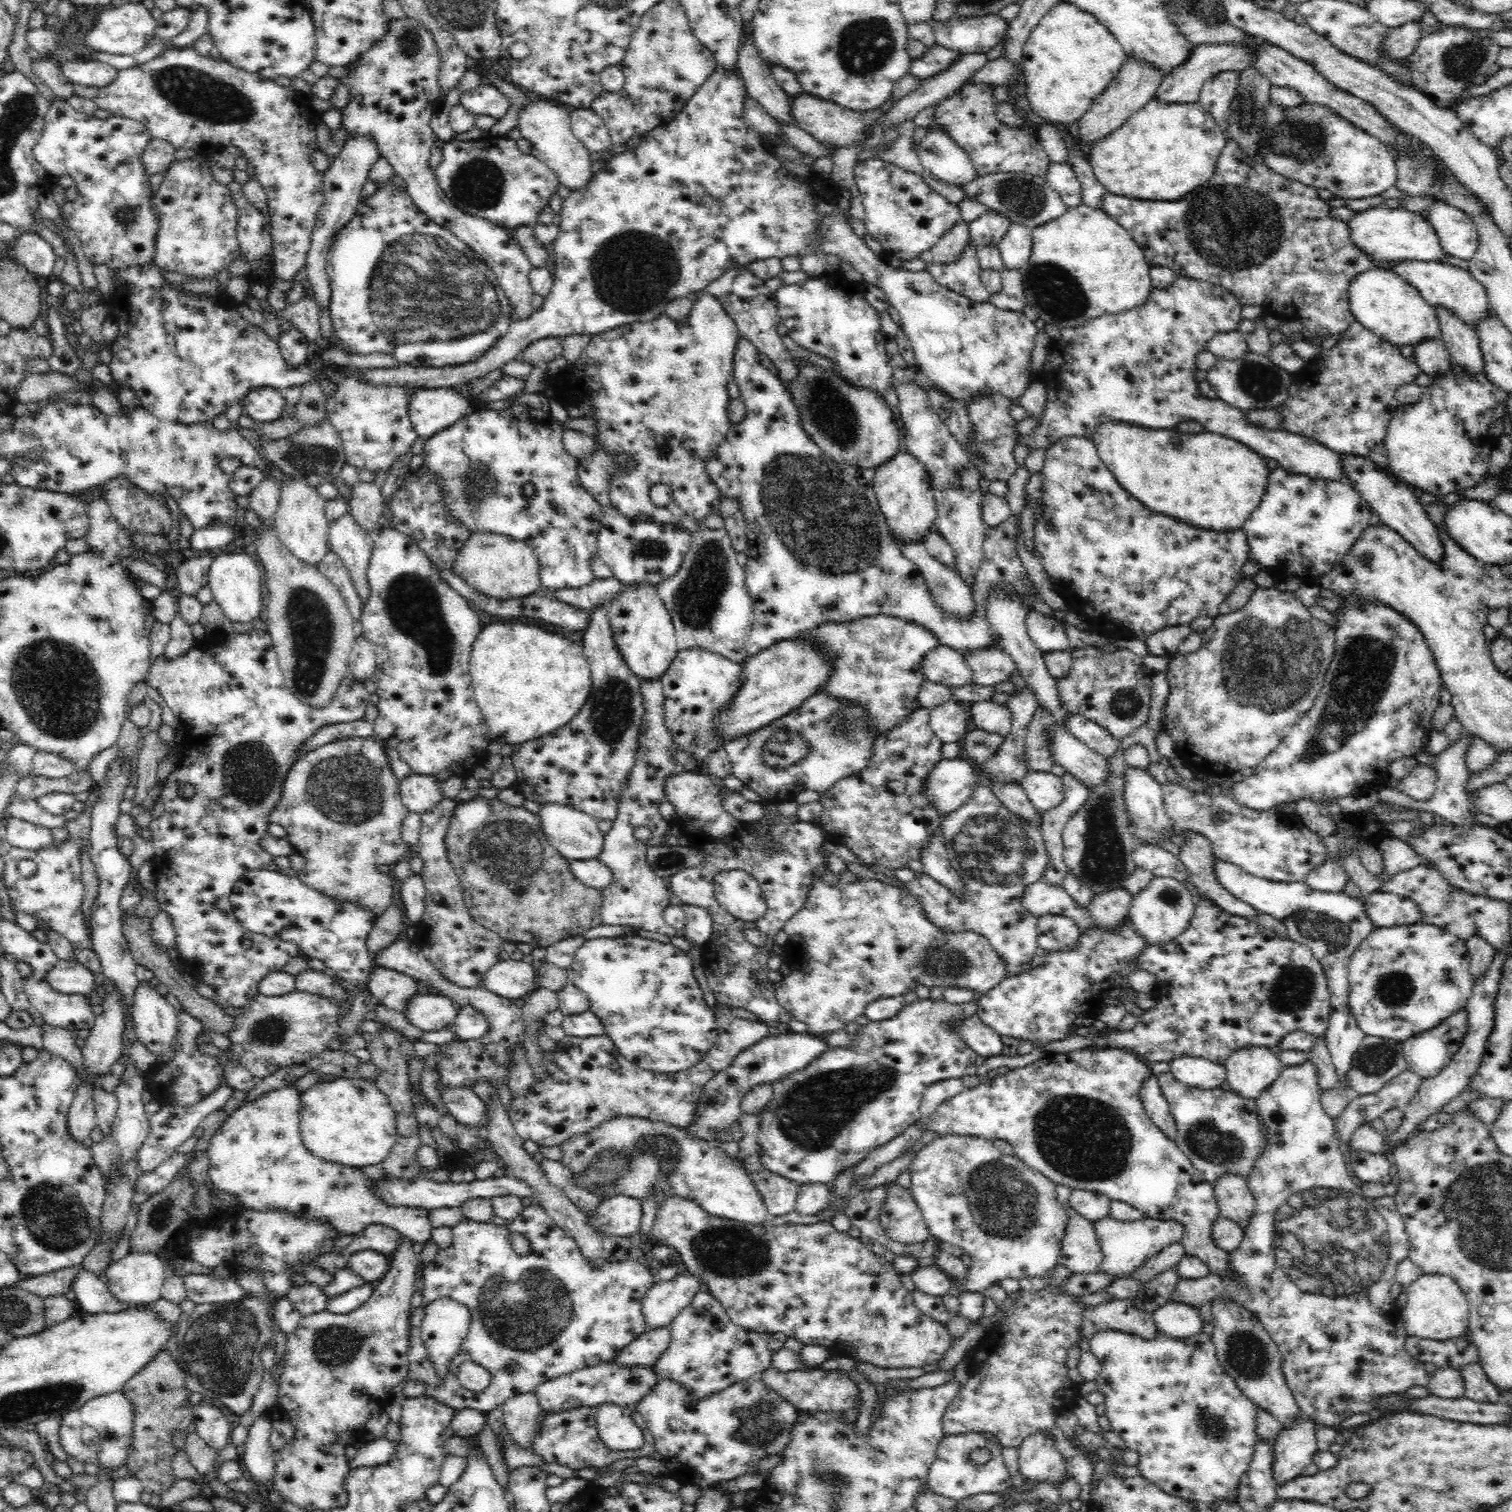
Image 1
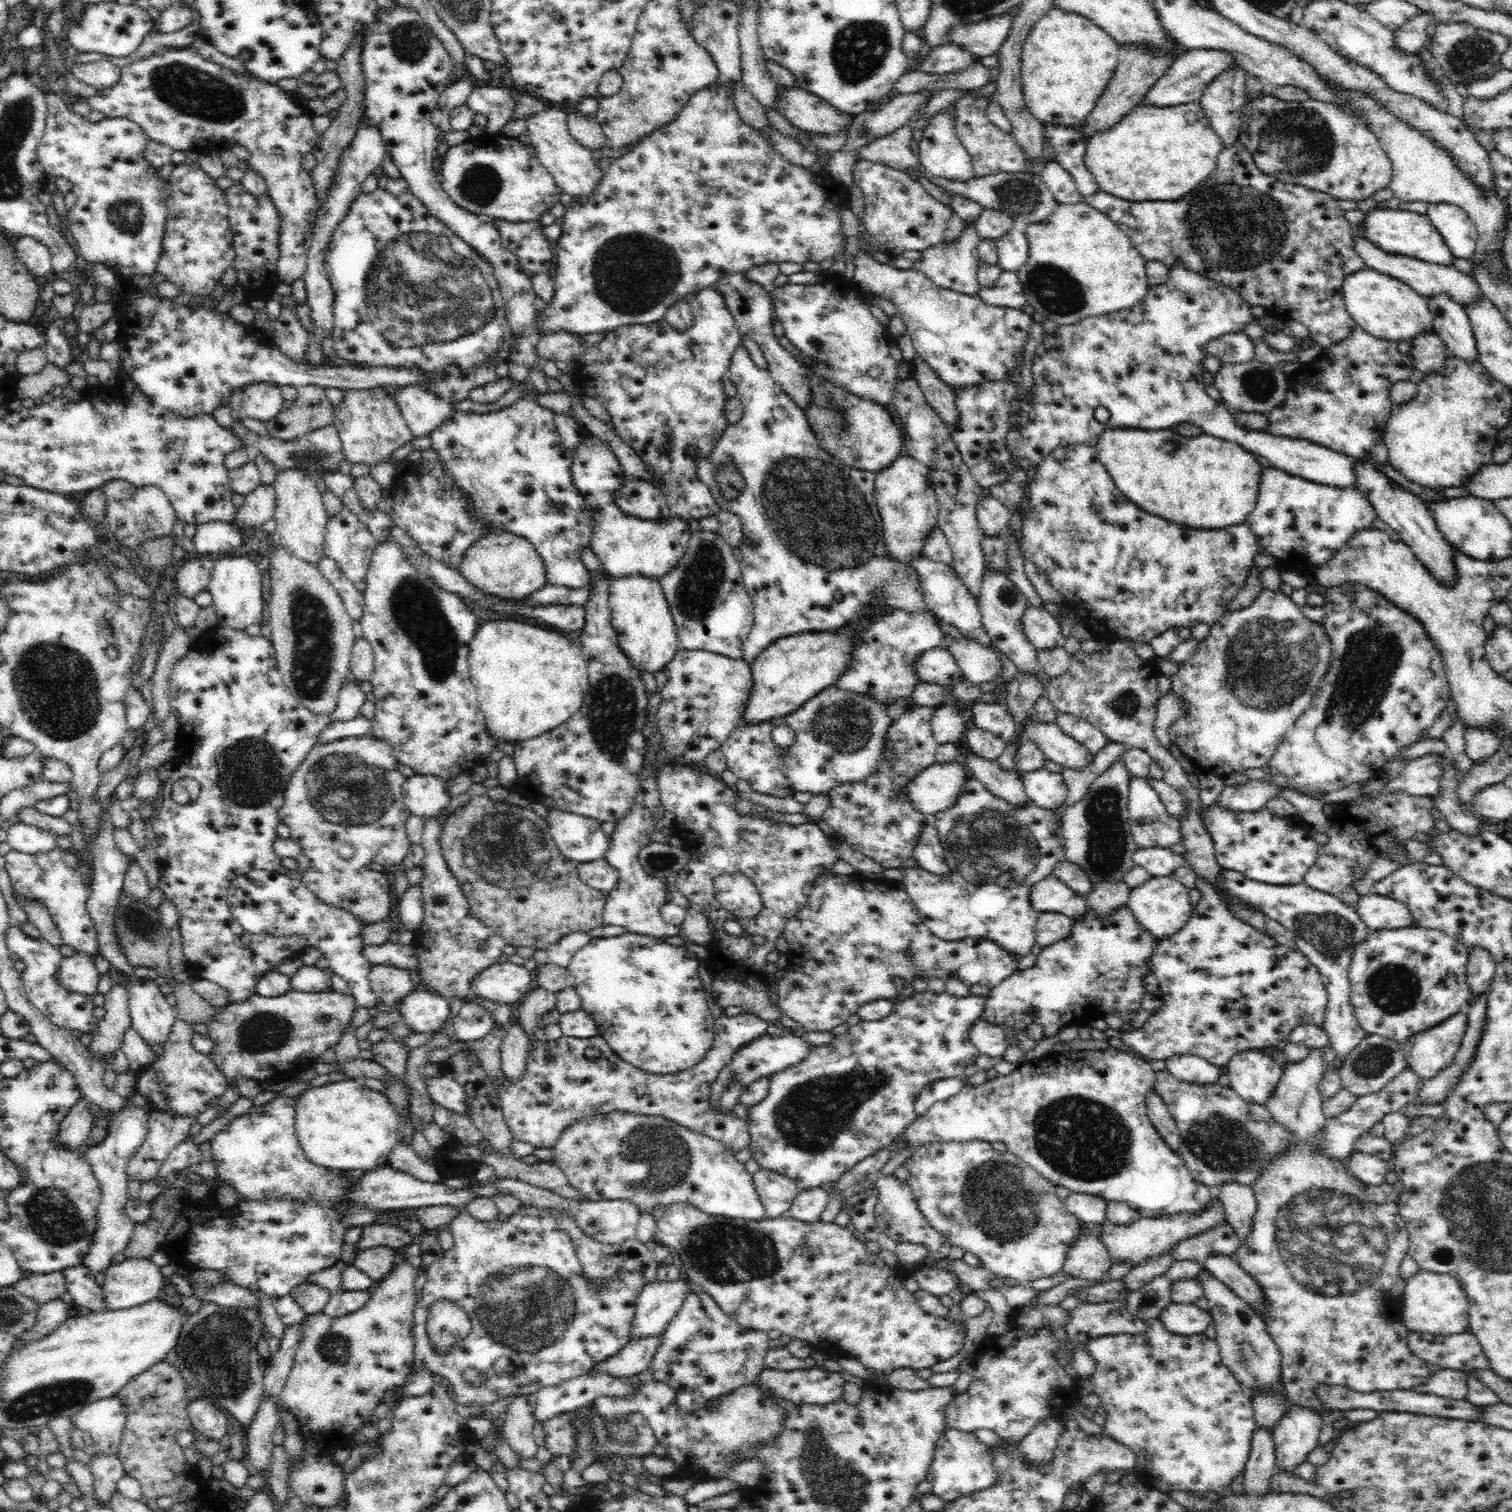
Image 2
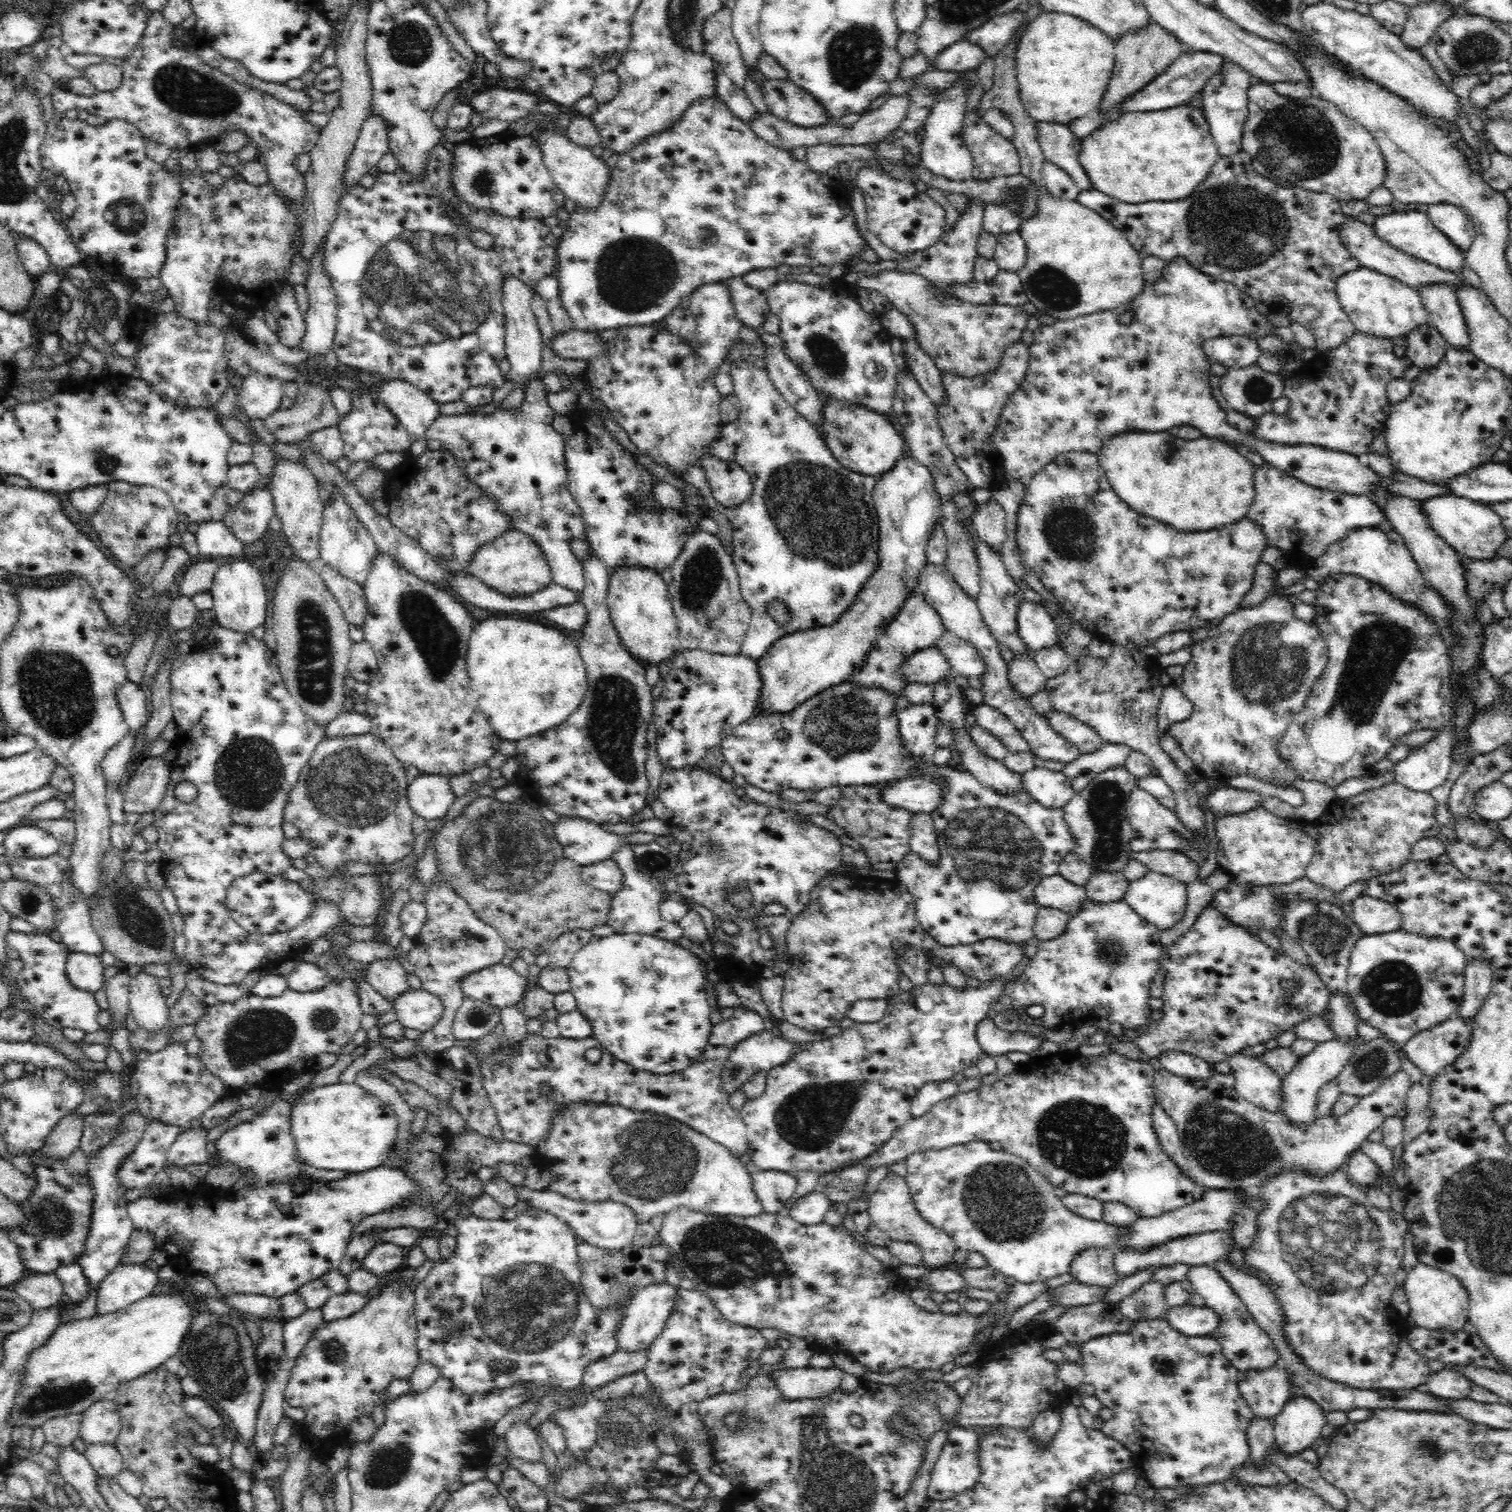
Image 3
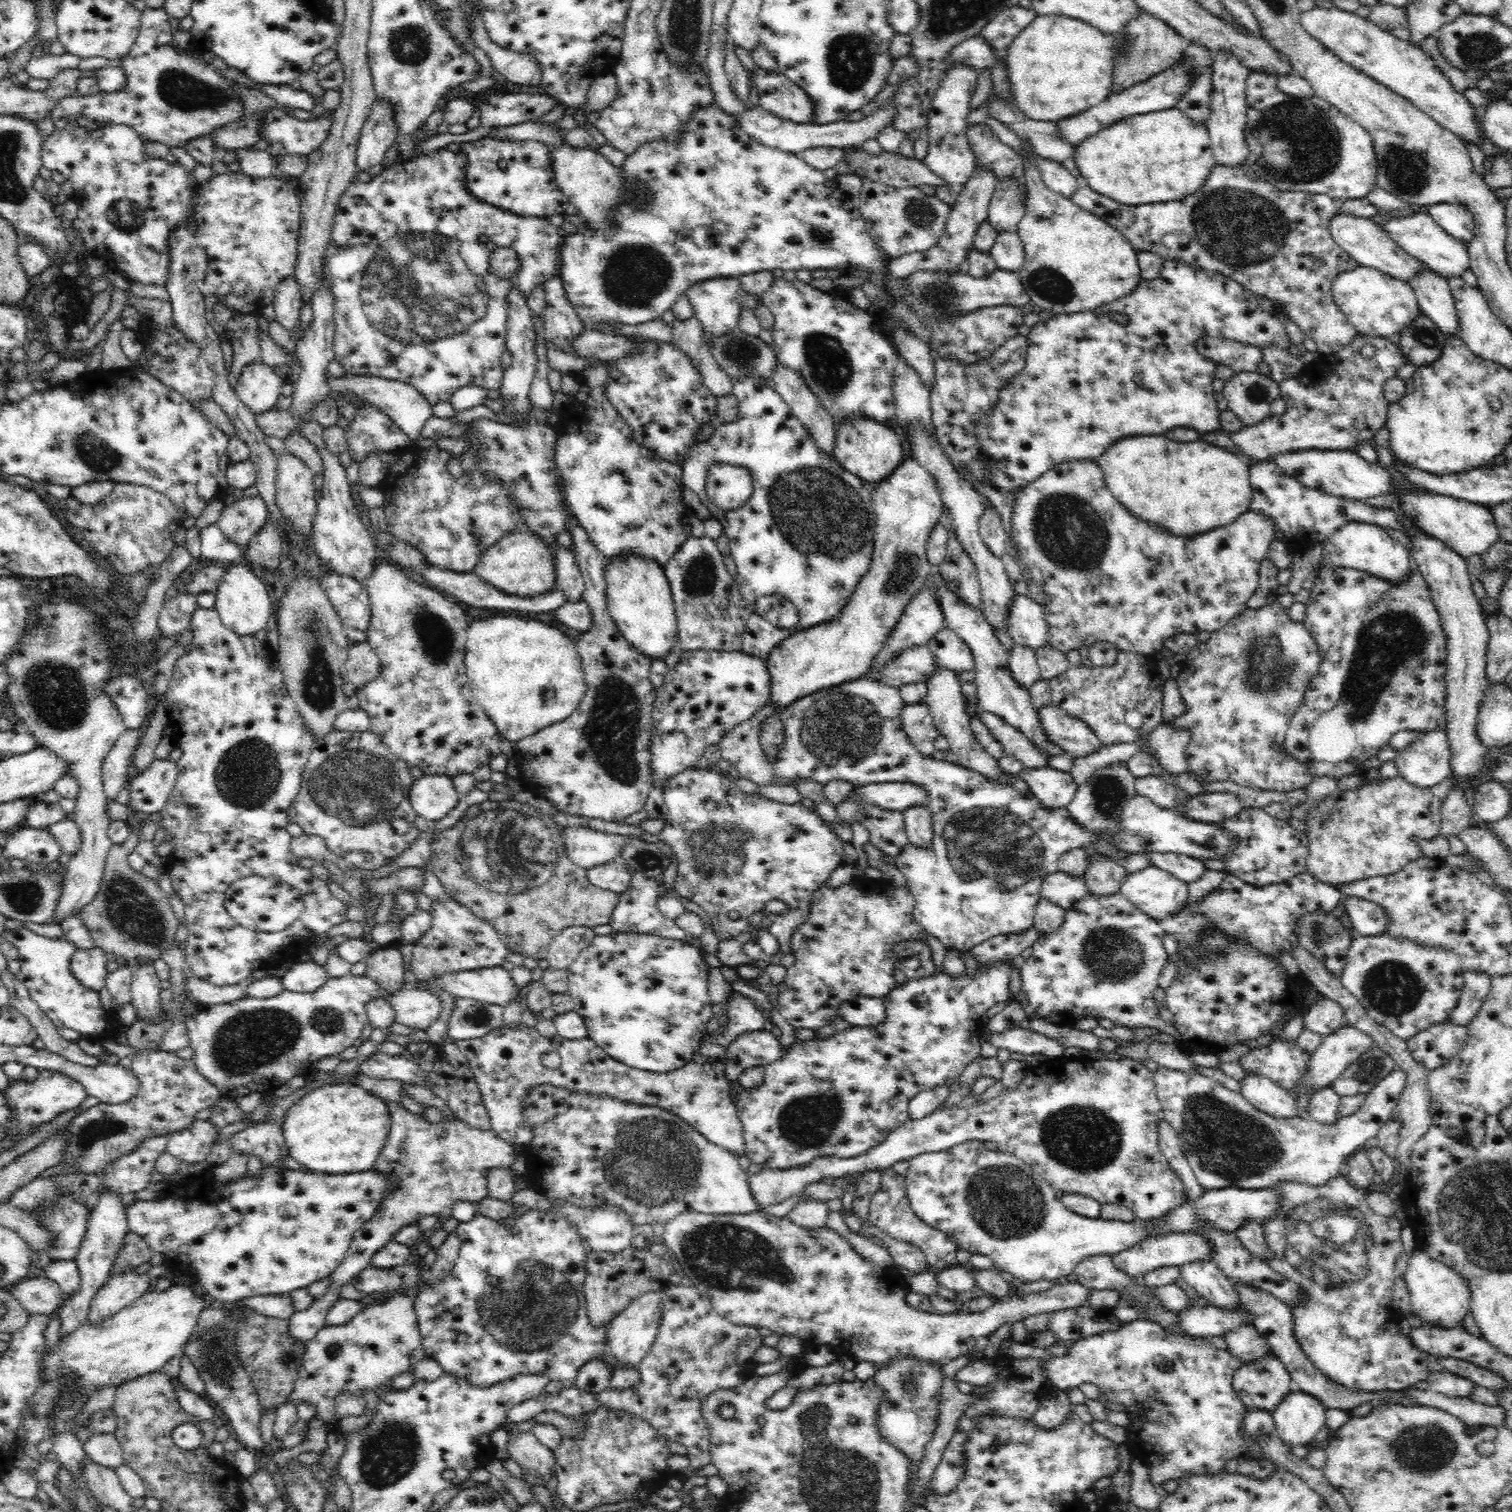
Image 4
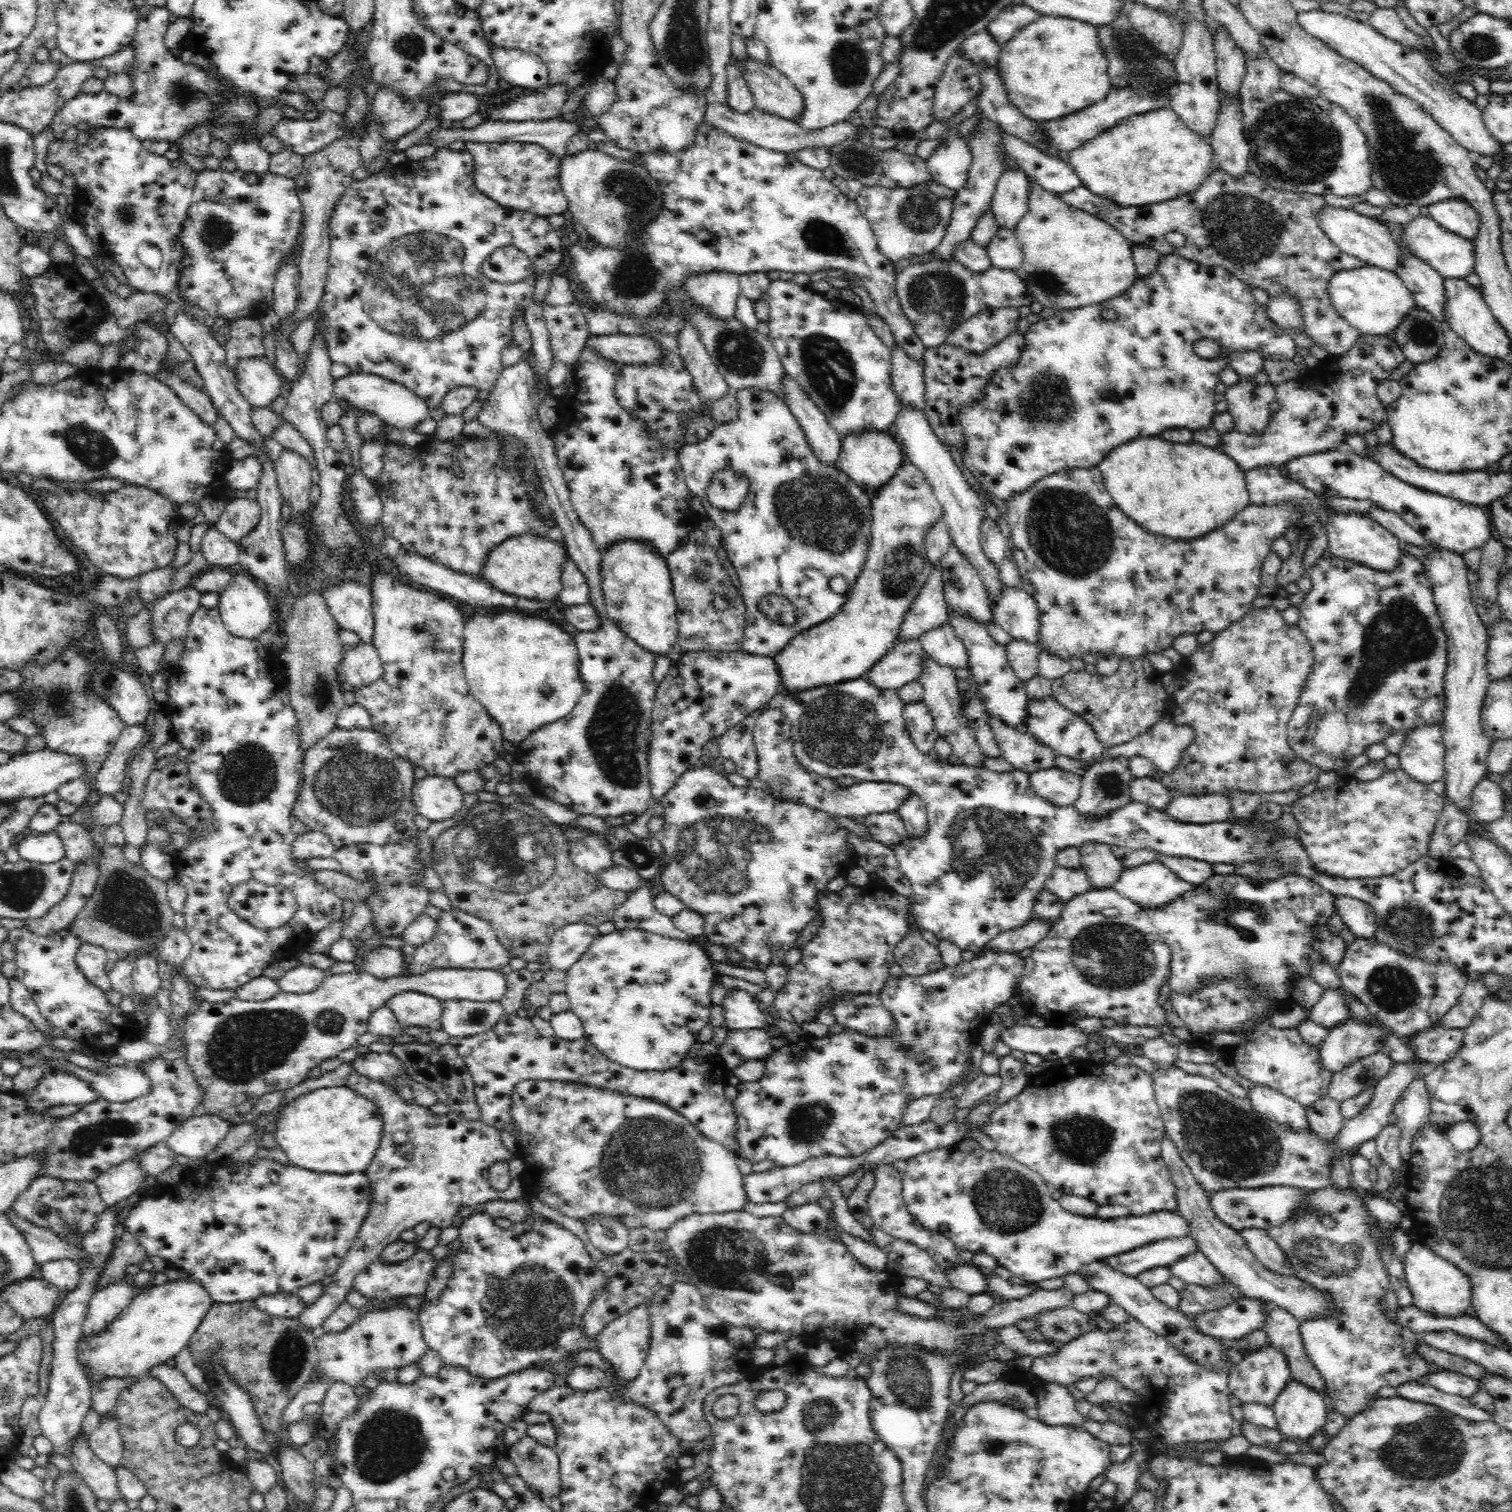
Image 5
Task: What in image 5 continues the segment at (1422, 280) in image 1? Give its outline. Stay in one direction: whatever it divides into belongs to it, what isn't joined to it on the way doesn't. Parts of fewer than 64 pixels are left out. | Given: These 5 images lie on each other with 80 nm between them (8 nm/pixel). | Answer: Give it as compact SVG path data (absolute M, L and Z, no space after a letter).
M1325 204L1323 210L1316 214L1316 219L1318 219L1318 227L1322 229L1324 235L1347 255L1352 255L1364 263L1393 273L1398 266L1398 262L1402 262L1400 249L1394 243L1394 239L1390 237L1388 229L1374 218L1362 215L1353 209L1334 208Z

